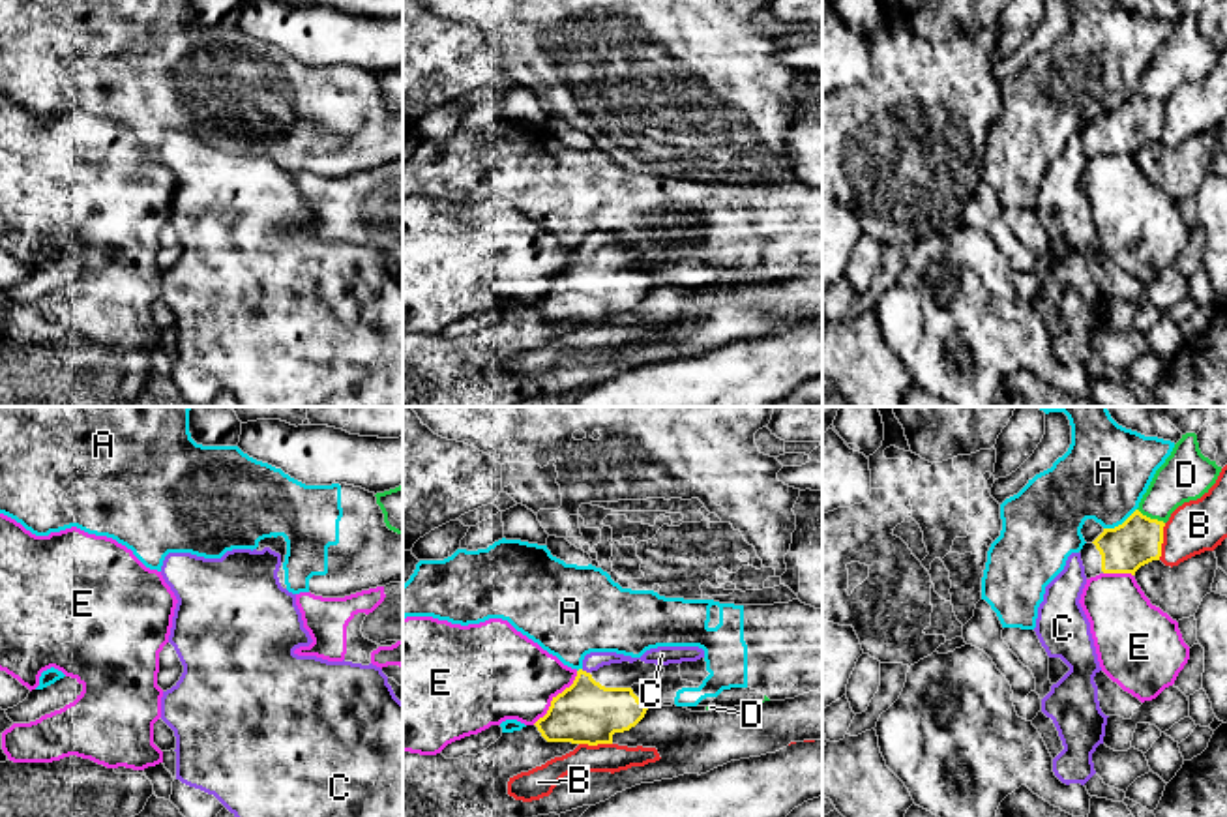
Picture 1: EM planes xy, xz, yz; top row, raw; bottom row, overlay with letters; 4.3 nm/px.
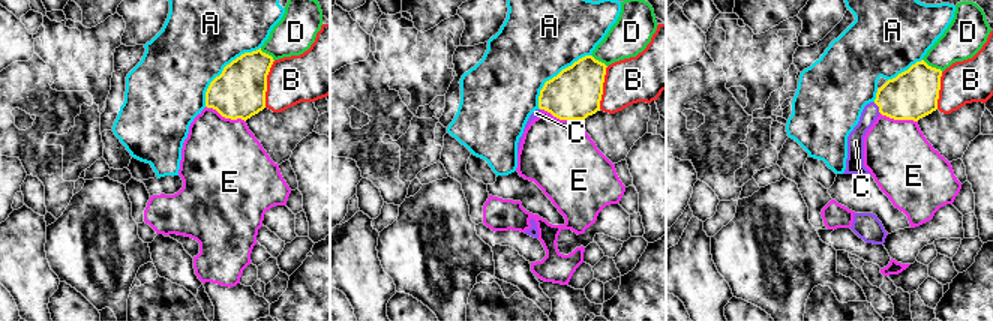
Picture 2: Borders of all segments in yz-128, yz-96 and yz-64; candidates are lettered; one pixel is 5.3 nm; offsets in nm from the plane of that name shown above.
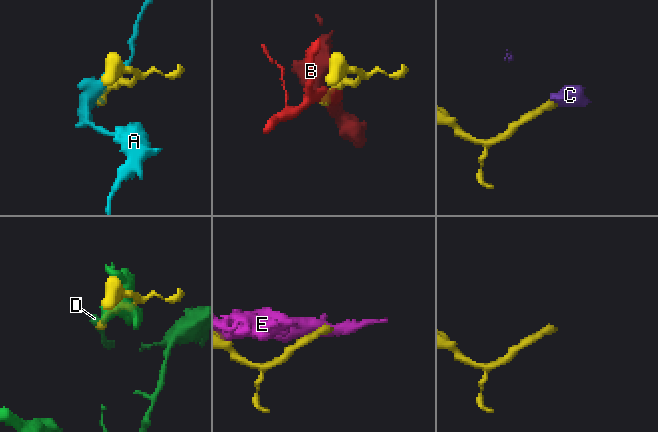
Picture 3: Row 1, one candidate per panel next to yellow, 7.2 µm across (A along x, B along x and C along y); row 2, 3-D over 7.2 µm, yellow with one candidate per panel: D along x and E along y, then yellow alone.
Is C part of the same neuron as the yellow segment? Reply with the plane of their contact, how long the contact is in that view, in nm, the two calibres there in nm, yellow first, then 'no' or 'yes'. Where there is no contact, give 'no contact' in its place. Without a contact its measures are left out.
xz | 40 nm | 280/80 nm | yes

